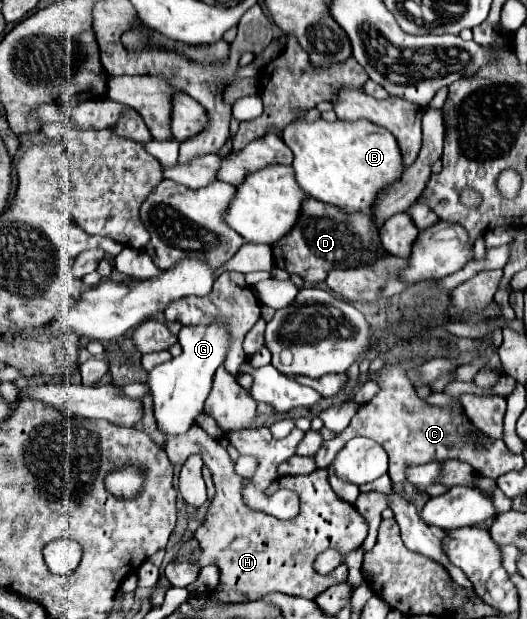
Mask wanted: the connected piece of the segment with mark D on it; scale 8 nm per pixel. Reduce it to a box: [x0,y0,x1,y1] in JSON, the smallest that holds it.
[272,198,376,282]

